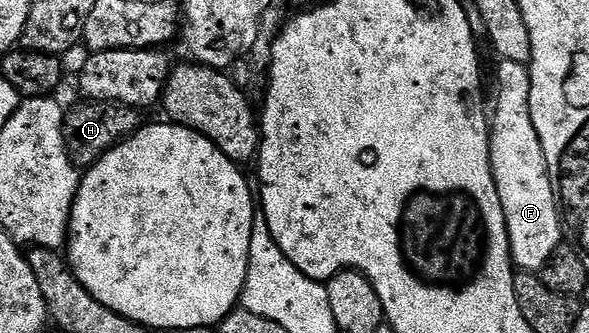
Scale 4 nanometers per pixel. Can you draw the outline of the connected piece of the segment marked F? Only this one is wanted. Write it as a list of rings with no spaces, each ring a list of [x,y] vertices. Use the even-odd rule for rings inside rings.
[[[500,61],[497,66],[500,94],[496,97],[496,110],[490,113],[492,174],[506,215],[513,266],[520,271],[539,271],[562,244],[560,207],[548,178],[546,155],[530,115],[532,75],[529,66],[513,61]]]

